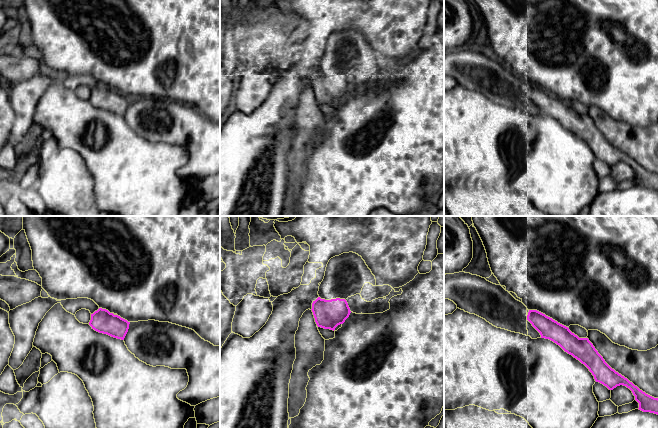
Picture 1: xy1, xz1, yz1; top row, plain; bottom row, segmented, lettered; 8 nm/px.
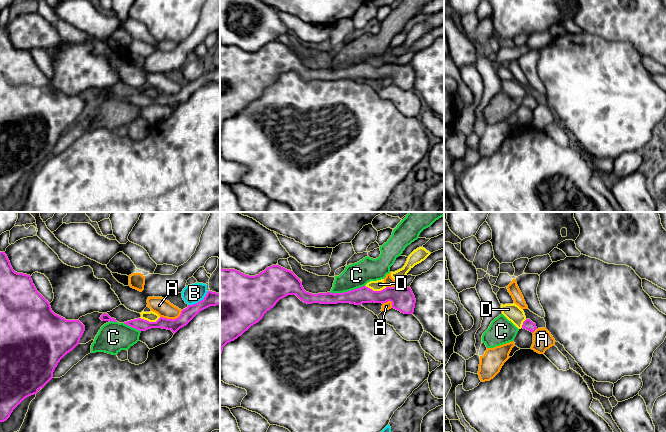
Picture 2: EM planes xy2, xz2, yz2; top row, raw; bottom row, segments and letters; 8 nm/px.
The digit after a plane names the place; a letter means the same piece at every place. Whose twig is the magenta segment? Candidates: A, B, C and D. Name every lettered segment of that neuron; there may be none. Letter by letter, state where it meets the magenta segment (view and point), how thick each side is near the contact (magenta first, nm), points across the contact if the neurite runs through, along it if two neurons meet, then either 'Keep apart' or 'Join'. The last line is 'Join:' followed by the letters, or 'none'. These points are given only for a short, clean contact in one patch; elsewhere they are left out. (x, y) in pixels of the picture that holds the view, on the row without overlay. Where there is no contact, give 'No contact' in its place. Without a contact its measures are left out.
A: Touches magenta at xy2 (171, 95). Thickness 110 nm (magenta) against 140 nm. Boundary: xy2 (182, 86), (177, 93), (172, 95), (160, 93). Keep apart
B: Touches magenta at xy2 (199, 77). Thickness 110 nm (magenta) against 160 nm. Boundary: xy2 (208, 67), (202, 75), (188, 81). Keep apart
C: Touches magenta at xz2 (346, 68). Thickness 130 nm (magenta) against 200 nm. Keep apart
D: Touches magenta at xz2 (376, 67). Thickness 190 nm (magenta) against 90 nm. Boundary: xz2 (365, 61), (373, 66), (382, 66), (386, 63). Keep apart
Join: none

